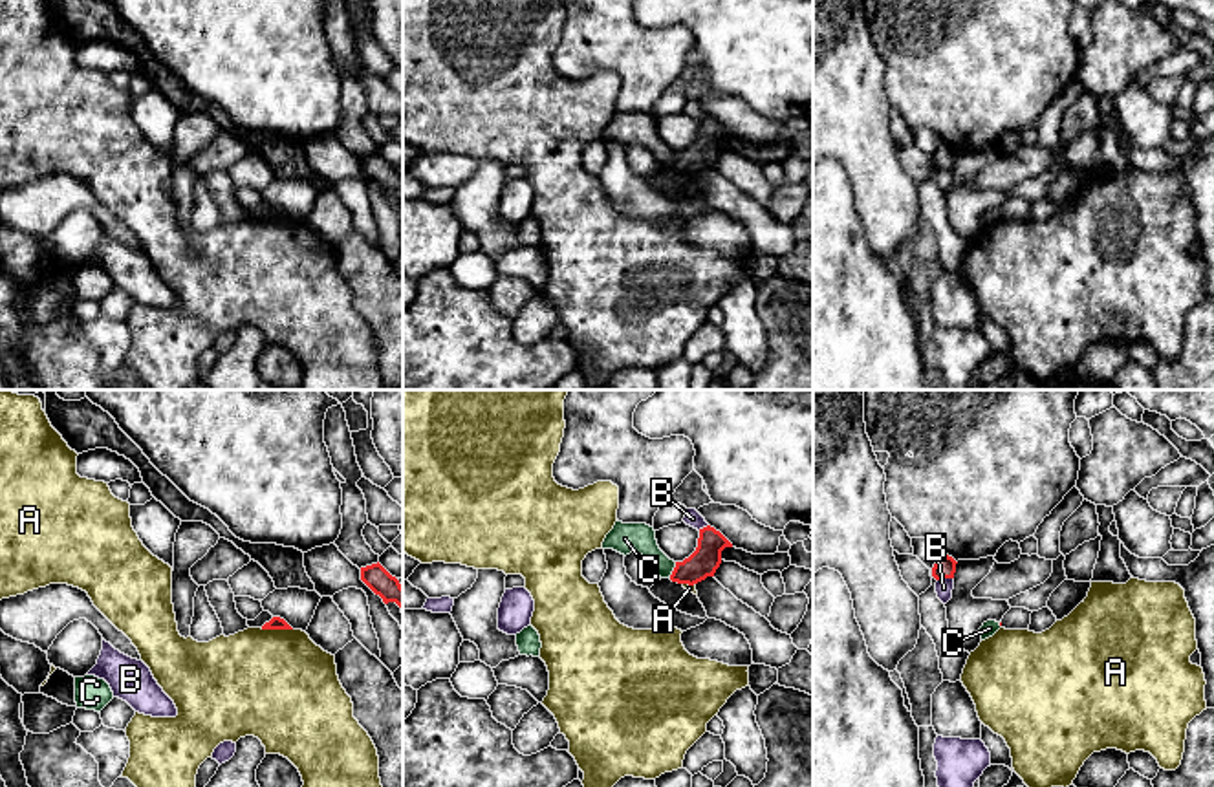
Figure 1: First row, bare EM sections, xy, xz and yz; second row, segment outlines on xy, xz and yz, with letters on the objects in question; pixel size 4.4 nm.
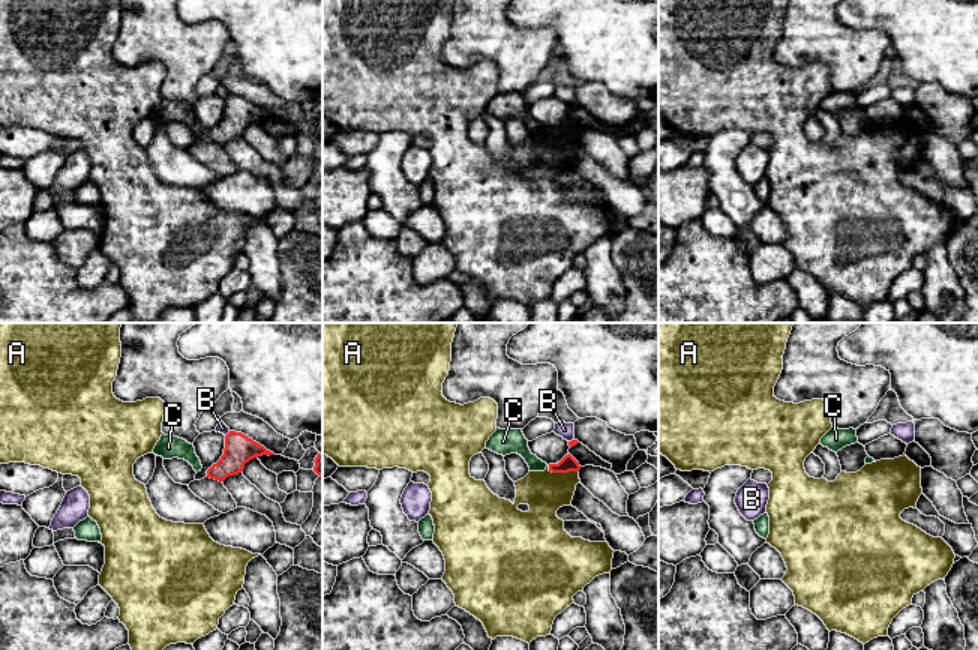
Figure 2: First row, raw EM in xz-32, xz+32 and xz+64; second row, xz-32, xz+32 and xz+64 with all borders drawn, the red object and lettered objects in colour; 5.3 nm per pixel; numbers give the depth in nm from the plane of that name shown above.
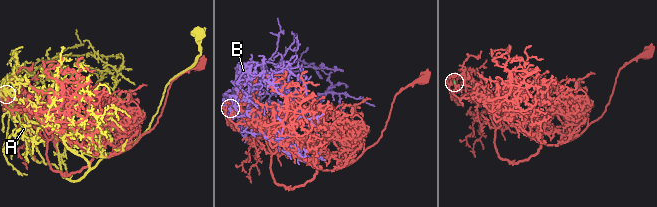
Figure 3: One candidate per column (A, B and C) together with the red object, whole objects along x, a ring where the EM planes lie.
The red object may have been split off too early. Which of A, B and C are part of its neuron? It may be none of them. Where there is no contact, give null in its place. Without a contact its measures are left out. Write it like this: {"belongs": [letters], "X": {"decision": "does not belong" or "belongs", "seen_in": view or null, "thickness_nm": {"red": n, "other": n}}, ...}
{"belongs": ["C"], "A": {"decision": "does not belong", "seen_in": "xy", "thickness_nm": {"red": 60, "other": 500}}, "B": {"decision": "does not belong", "seen_in": "yz", "thickness_nm": {"red": 100, "other": 80}}, "C": {"decision": "belongs", "seen_in": "xz", "thickness_nm": {"red": 130, "other": 130}}}

